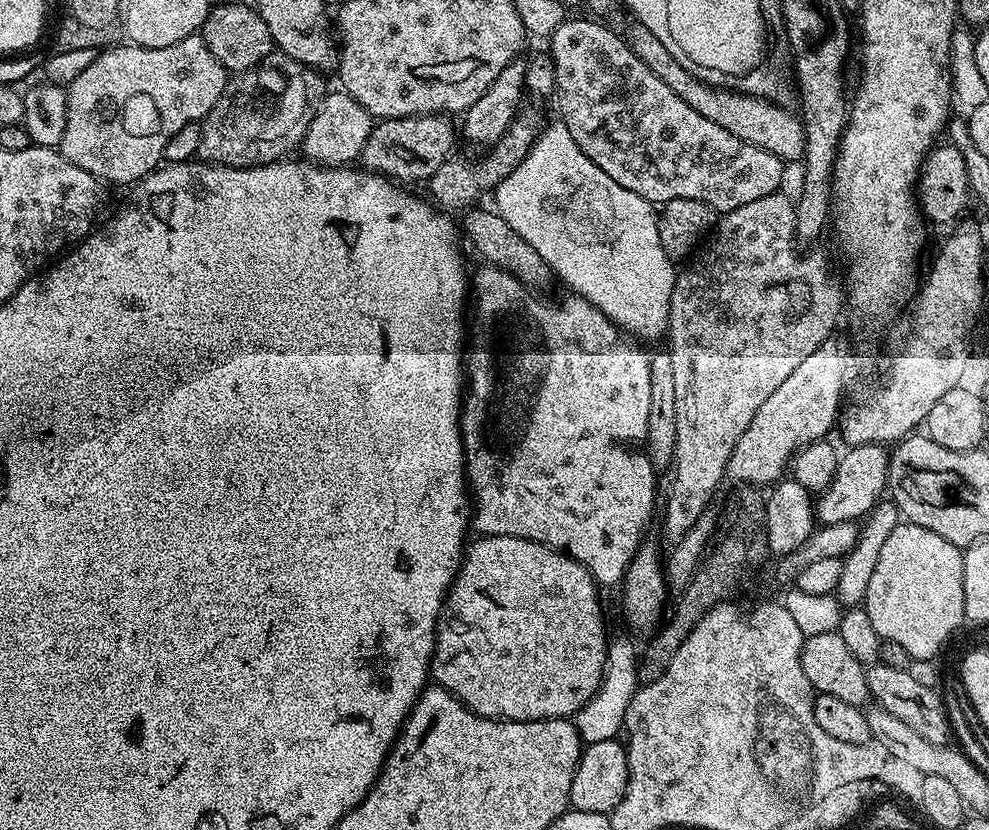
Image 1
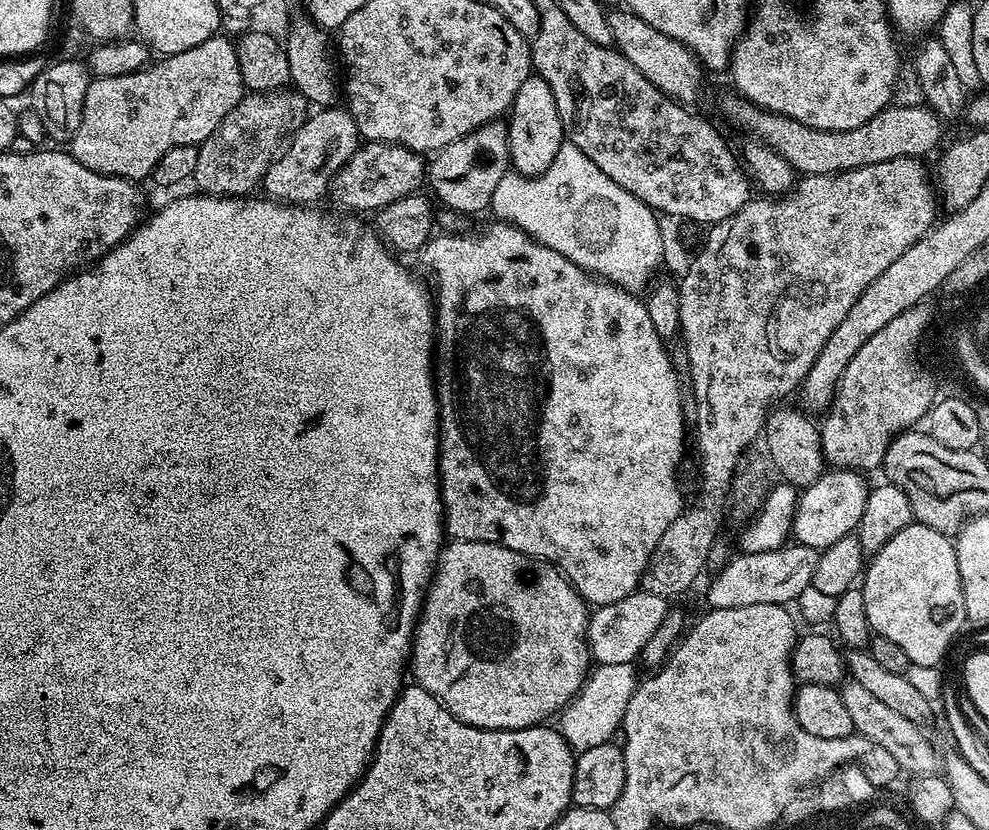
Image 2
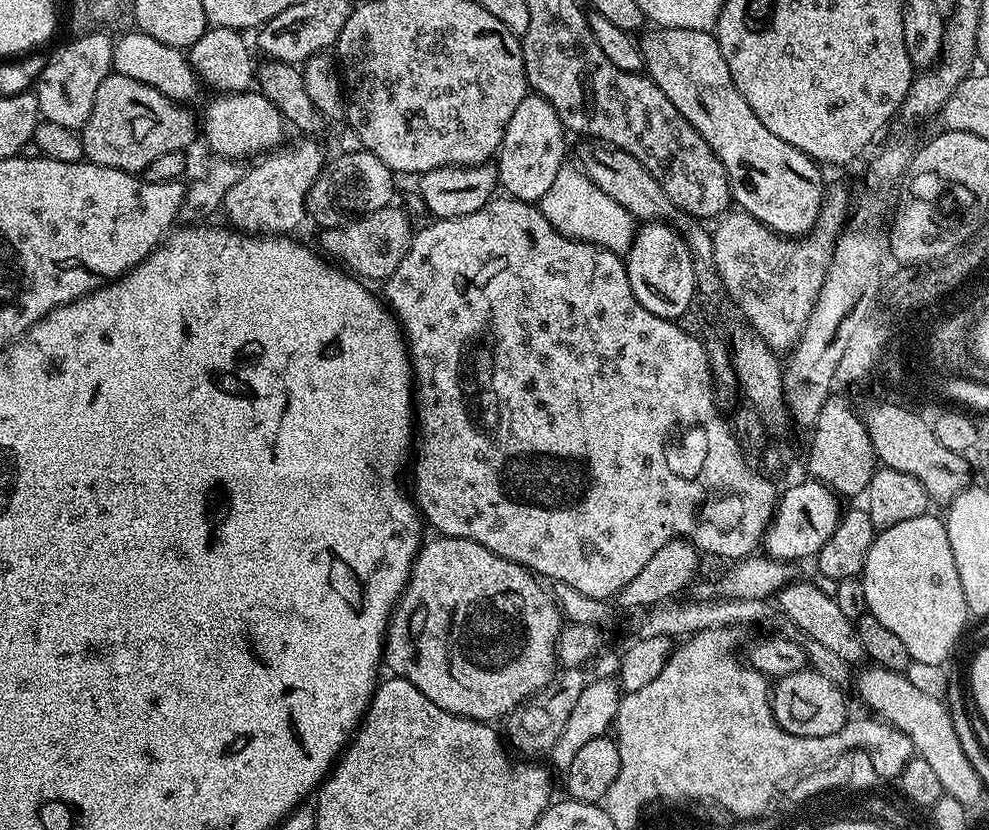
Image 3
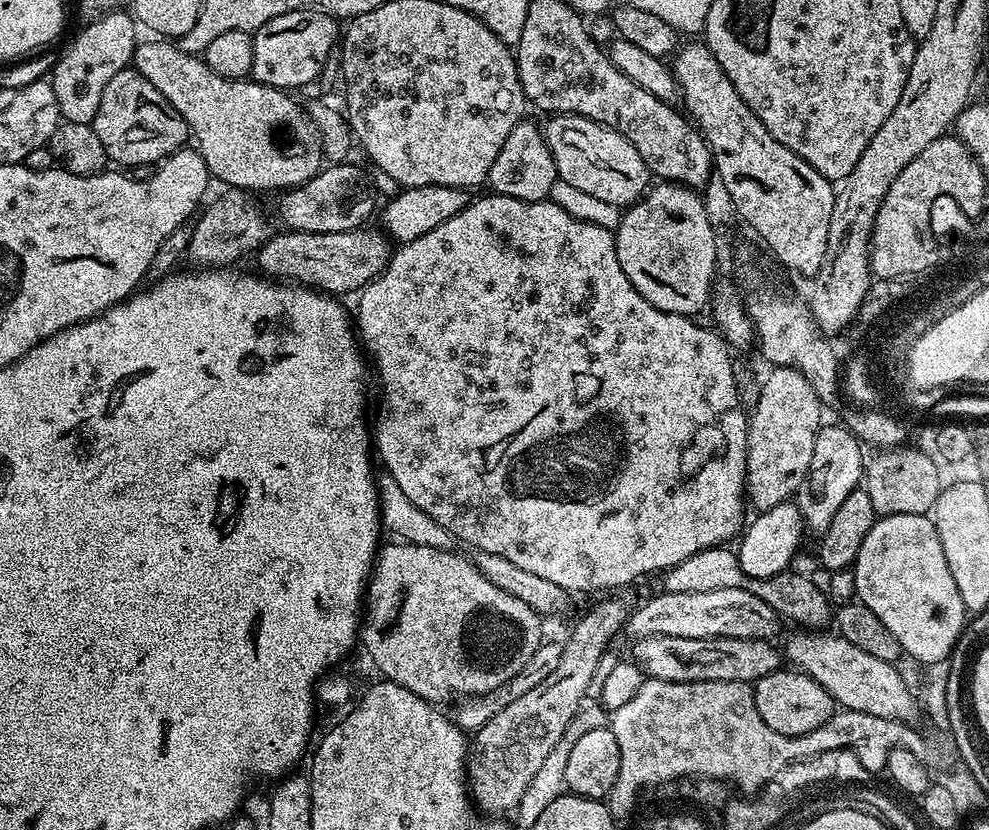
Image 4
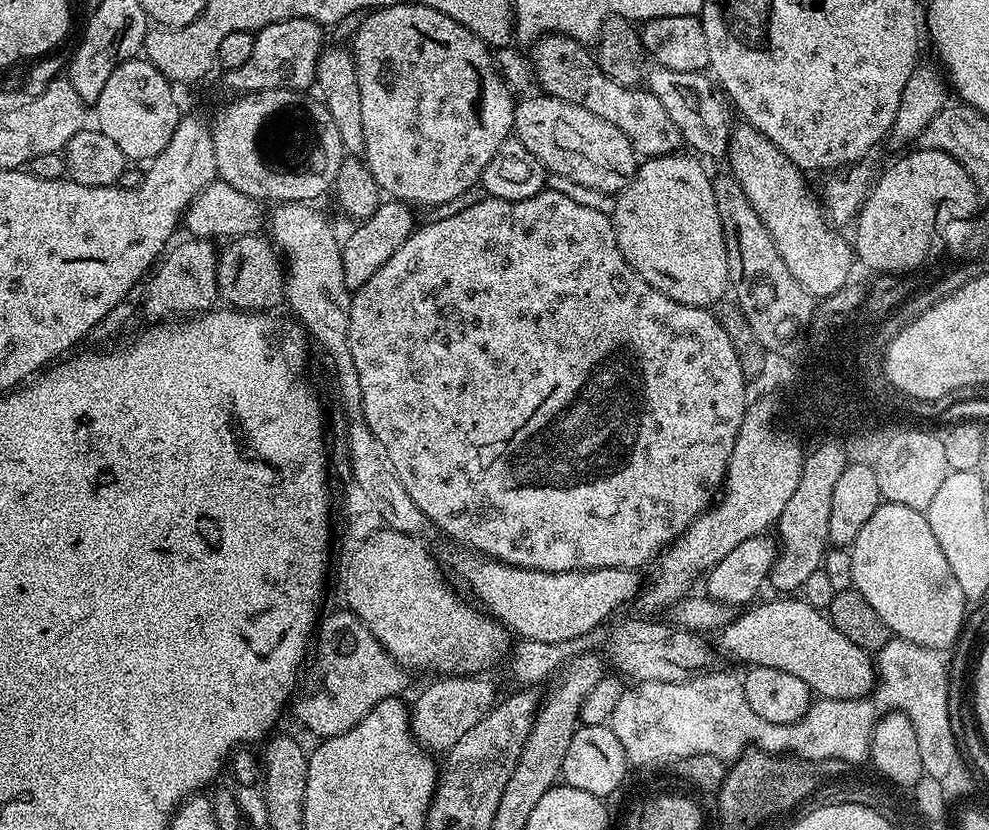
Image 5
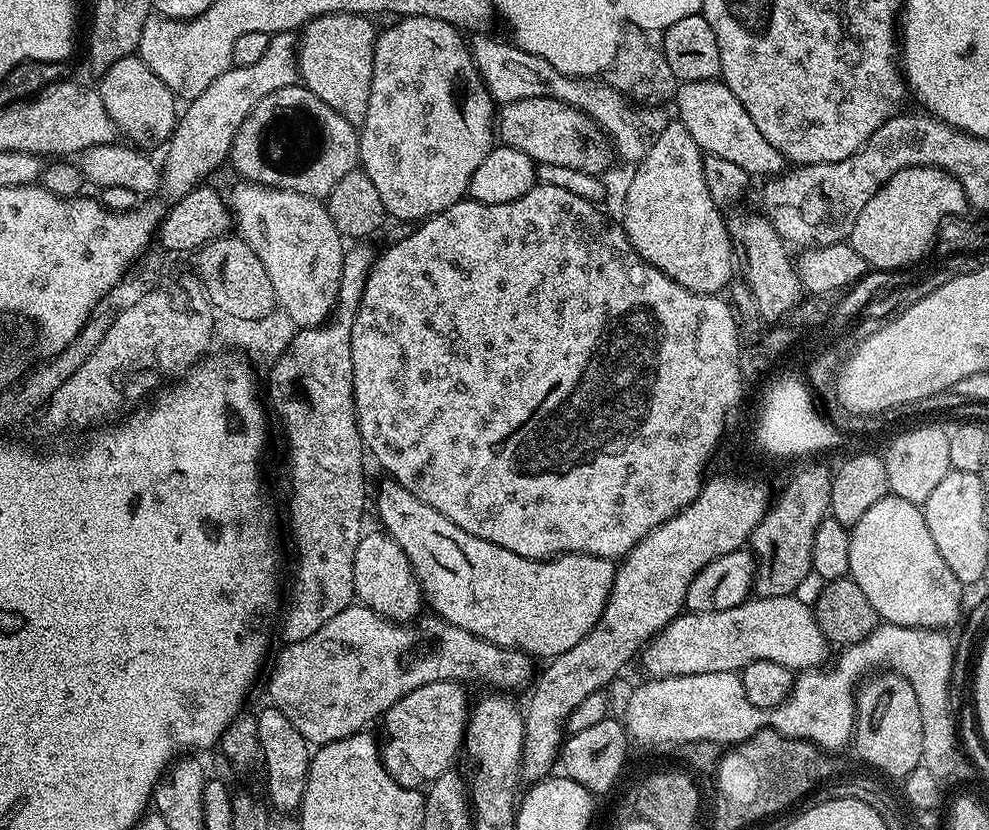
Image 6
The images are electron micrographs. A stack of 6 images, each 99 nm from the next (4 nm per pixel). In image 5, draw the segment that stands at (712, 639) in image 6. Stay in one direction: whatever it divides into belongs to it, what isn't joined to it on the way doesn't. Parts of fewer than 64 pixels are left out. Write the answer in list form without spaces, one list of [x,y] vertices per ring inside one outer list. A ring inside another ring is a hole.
[[[776,598],[765,604],[753,603],[745,607],[741,616],[733,615],[718,632],[720,648],[729,652],[736,660],[741,660],[744,666],[770,666],[778,670],[786,670],[794,674],[794,678],[802,678],[806,686],[812,689],[817,697],[825,700],[858,700],[875,685],[878,672],[874,667],[873,657],[862,646],[854,646],[850,638],[838,634],[838,630],[827,615],[815,604],[808,603],[803,598]]]

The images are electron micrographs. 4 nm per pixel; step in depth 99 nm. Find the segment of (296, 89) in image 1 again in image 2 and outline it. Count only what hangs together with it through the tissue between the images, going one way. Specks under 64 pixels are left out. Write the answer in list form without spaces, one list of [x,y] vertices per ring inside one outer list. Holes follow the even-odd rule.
[[[295,90],[249,91],[238,106],[222,118],[214,134],[198,146],[198,166],[194,166],[191,183],[209,196],[247,197],[251,193],[248,191],[261,183],[269,164],[305,115],[304,108],[306,101]]]

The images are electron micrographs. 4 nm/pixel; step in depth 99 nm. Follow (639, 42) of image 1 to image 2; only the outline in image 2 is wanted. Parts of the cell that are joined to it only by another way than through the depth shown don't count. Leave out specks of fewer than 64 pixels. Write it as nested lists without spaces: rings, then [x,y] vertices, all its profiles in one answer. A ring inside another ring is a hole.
[[[738,96],[726,99],[722,110],[727,118],[752,132],[761,143],[775,149],[779,156],[801,175],[836,175],[862,165],[876,165],[894,157],[926,156],[942,134],[943,121],[929,107],[889,106],[861,127],[848,131],[820,131],[794,119],[765,112]]]

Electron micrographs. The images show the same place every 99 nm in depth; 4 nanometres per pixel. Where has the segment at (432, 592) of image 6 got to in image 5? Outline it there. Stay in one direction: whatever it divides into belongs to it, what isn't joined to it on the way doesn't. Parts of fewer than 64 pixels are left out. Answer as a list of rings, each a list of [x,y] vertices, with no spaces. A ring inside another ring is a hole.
[[[472,550],[452,552],[447,567],[464,579],[488,615],[517,637],[534,642],[566,642],[603,625],[611,612],[637,599],[642,591],[641,573],[634,568],[586,568],[578,572],[543,572],[515,568]]]

